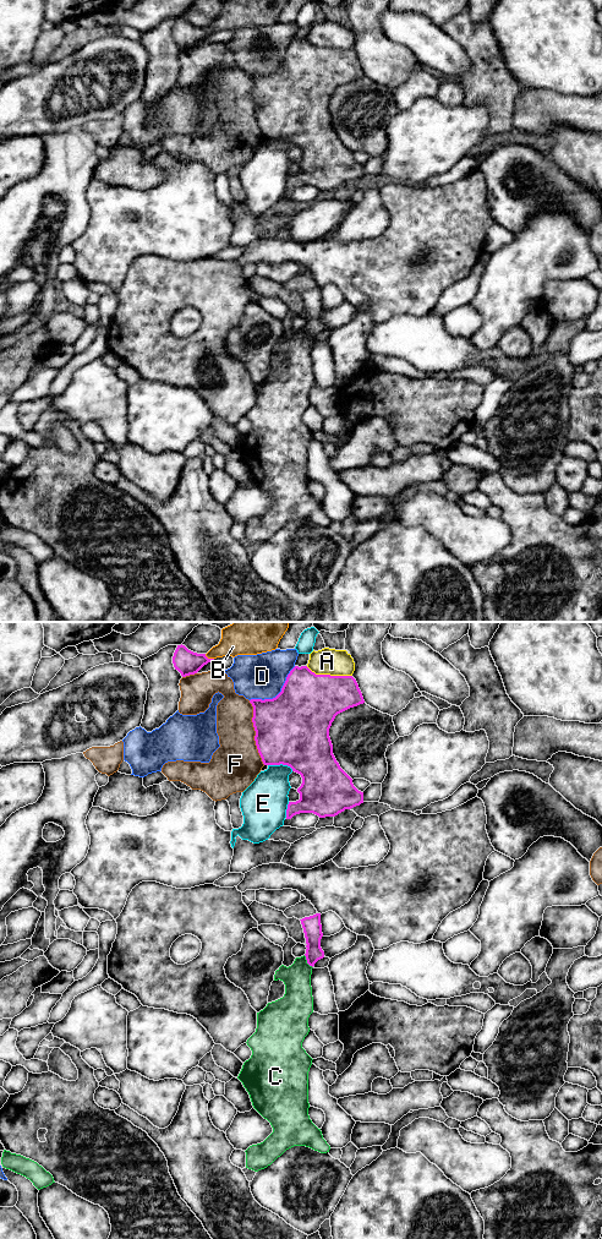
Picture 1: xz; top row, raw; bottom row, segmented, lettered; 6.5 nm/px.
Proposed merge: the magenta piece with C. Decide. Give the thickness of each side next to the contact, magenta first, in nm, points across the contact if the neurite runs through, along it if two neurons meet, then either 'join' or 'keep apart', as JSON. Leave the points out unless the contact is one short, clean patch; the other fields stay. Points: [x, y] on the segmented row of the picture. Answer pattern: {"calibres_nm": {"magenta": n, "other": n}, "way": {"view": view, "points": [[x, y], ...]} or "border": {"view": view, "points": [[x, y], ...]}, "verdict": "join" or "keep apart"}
{"calibres_nm": {"magenta": 130, "other": 190}, "border": {"view": "xz", "points": [[304, 955], [312, 967]]}, "verdict": "keep apart"}

